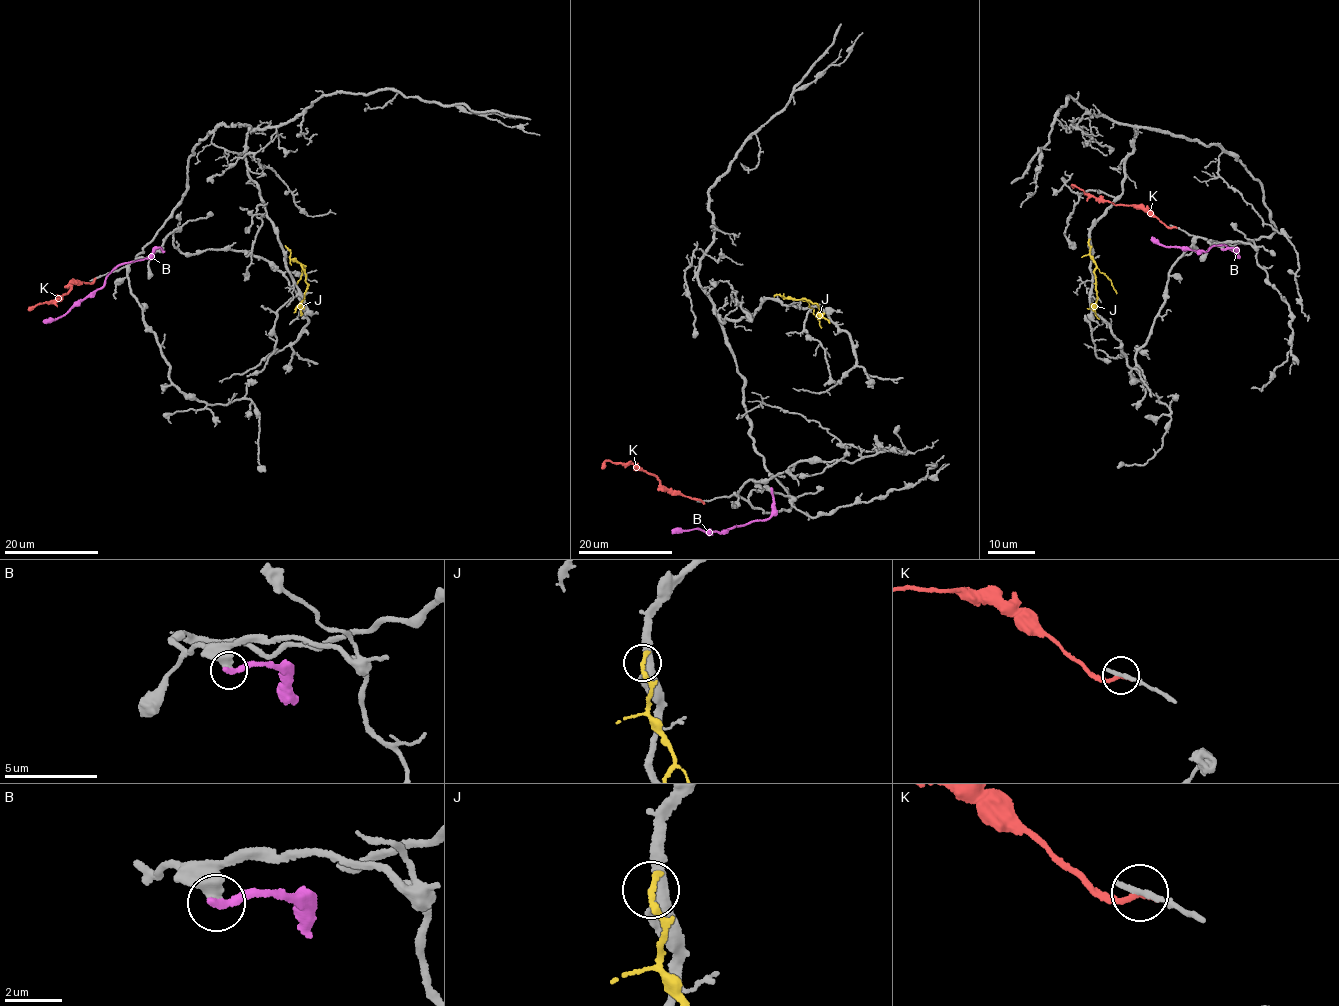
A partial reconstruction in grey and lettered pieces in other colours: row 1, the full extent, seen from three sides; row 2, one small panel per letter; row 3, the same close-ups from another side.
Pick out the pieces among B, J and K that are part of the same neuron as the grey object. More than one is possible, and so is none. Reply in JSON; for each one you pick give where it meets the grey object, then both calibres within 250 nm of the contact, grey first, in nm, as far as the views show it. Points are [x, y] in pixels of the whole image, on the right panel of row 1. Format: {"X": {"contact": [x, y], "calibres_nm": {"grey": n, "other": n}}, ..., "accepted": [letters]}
{"accepted": []}

